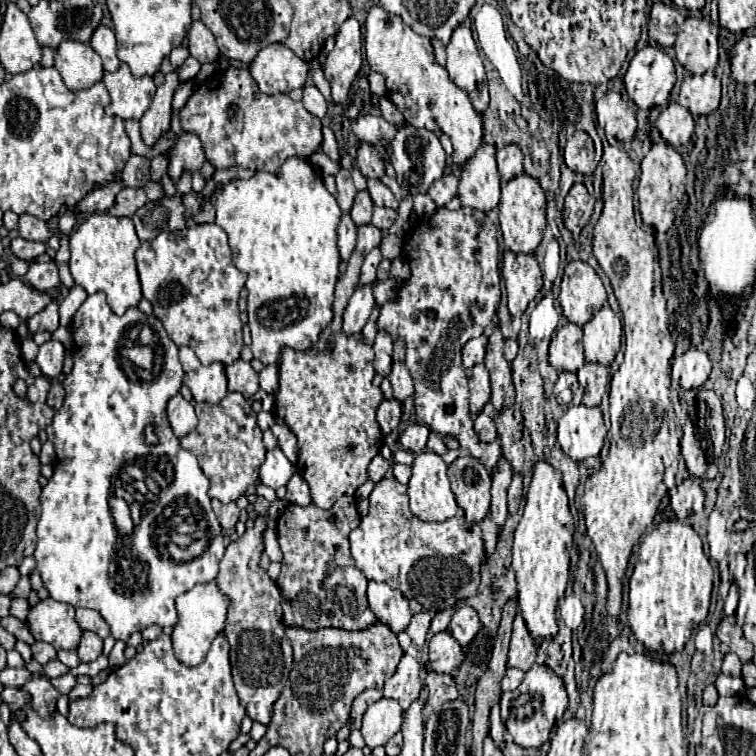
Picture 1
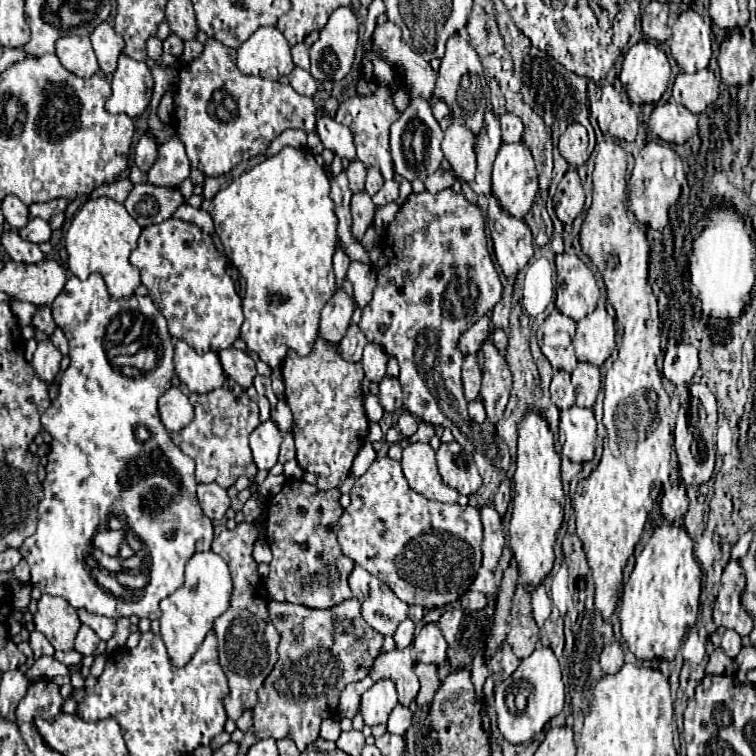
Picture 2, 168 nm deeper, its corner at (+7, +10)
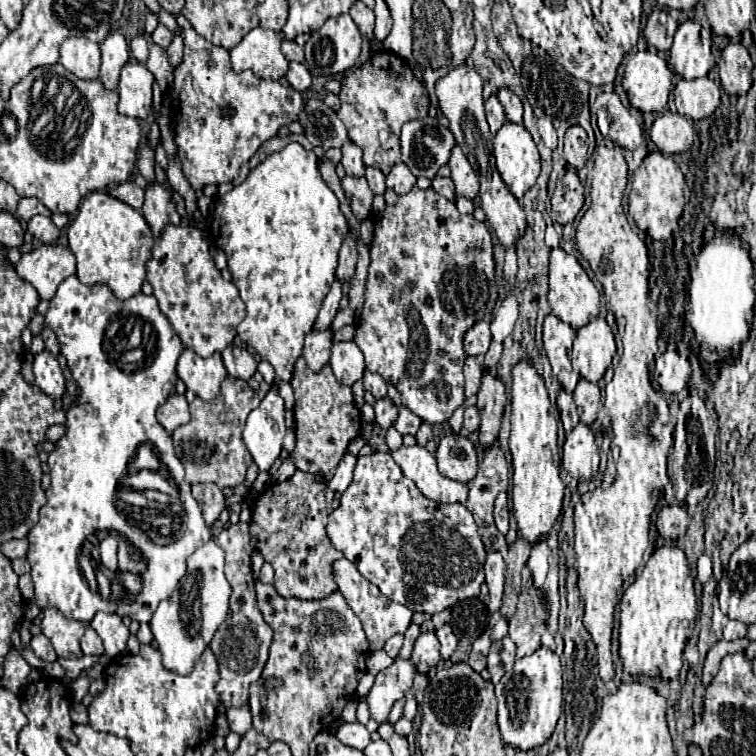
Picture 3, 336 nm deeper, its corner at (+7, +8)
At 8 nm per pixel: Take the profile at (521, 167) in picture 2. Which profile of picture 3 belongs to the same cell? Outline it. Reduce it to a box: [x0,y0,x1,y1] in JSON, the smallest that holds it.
[493,122,541,198]

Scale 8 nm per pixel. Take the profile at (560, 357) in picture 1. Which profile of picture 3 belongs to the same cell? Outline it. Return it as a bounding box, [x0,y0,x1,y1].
[543,314,579,394]

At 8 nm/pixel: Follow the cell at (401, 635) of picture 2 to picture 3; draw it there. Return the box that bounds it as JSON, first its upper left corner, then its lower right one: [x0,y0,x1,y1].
[383,634,403,658]

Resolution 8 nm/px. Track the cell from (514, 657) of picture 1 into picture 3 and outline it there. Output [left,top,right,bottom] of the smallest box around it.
[509,568,547,658]

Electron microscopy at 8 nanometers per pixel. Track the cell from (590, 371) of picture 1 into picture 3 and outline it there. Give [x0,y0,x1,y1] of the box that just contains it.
[573,378,601,426]

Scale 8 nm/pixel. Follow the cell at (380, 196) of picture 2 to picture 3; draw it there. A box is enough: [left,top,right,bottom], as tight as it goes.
[387,164,415,194]

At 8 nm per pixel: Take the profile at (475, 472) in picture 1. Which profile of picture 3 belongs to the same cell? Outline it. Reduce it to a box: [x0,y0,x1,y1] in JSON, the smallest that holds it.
[437,434,477,482]

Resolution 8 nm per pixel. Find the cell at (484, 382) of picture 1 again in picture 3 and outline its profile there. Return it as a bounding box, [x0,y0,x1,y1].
[465,356,483,398]

